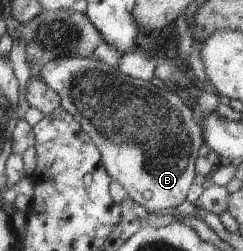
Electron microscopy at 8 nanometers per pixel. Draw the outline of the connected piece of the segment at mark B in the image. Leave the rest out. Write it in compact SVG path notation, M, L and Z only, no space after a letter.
M67 56L59 57L45 63L41 68L40 79L55 93L57 93L60 99L60 106L64 111L67 111L70 115L74 115L75 120L80 124L81 130L92 140L94 145L97 145L97 149L101 153L101 162L103 167L109 176L118 183L123 185L125 192L130 199L133 199L135 203L145 207L150 211L163 211L163 209L176 209L179 208L187 199L188 192L191 190L194 184L196 160L198 159L199 149L204 142L202 129L200 125L197 125L195 117L193 117L192 108L188 107L181 97L173 91L168 91L162 84L155 82L142 81L136 78L128 77L119 71L118 68L108 67L105 63L91 59L89 57L81 56Z

